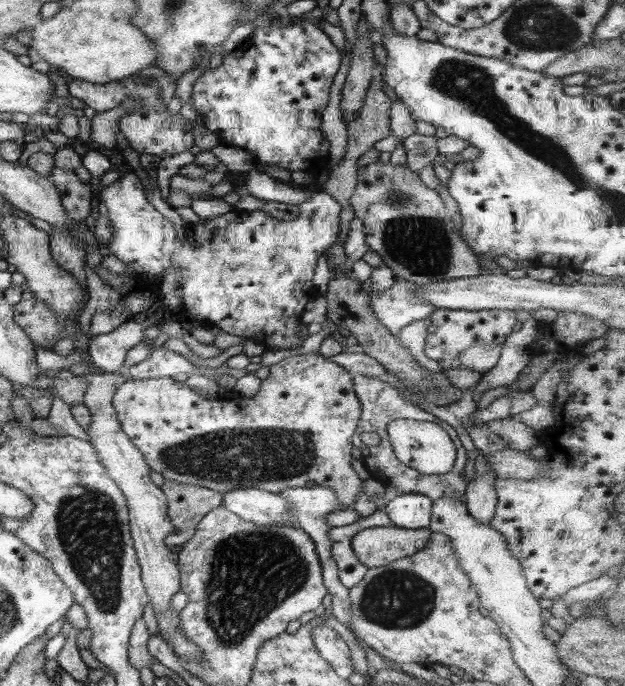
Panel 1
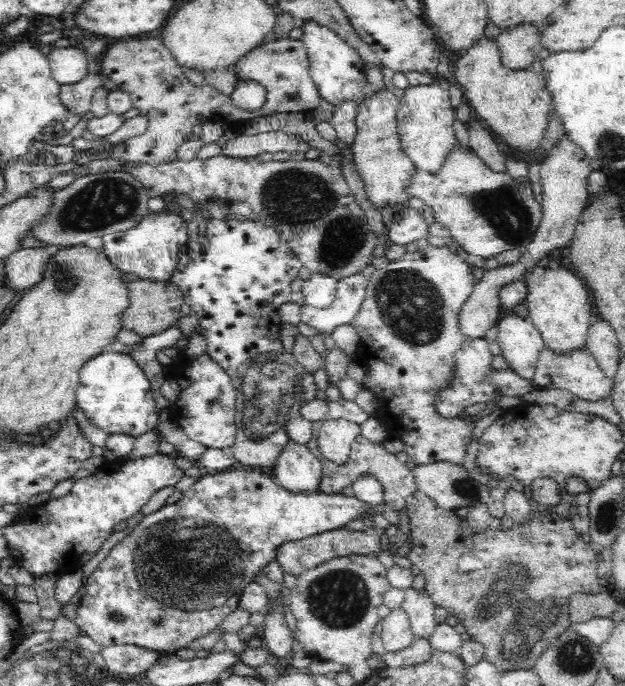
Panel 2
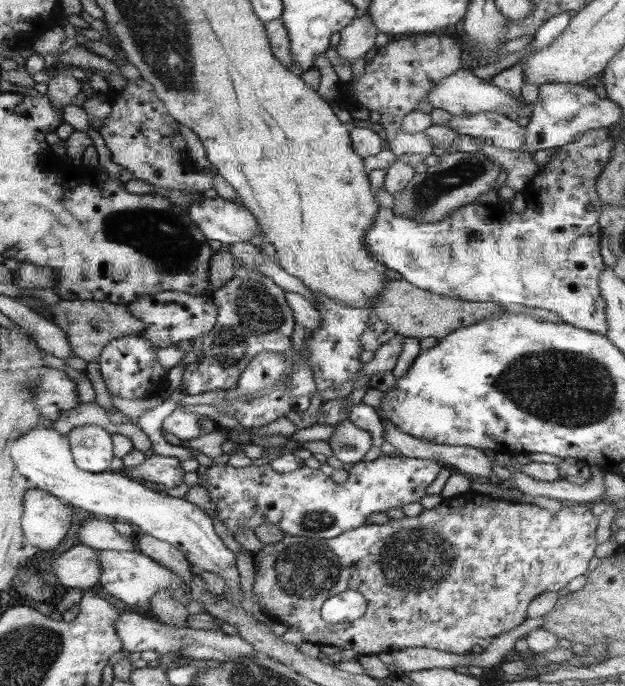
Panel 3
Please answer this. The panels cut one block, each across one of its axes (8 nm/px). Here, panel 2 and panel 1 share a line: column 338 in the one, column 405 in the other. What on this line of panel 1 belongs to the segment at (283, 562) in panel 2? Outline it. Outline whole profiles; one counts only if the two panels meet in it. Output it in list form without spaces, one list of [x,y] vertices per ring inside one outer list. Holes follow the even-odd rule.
[[[374,527],[356,533],[351,545],[364,566],[376,568],[416,554],[430,545],[430,535],[429,528]]]

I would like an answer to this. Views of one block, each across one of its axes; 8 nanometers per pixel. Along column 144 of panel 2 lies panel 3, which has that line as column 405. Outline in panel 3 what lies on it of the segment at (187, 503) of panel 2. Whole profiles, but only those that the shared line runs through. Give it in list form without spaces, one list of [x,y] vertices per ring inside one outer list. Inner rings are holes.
[[[469,490],[462,495],[442,500],[442,502],[432,509],[424,509],[420,514],[413,517],[402,517],[401,519],[390,518],[384,524],[363,524],[339,534],[336,538],[326,539],[308,539],[302,536],[284,535],[282,541],[273,545],[265,544],[260,551],[252,553],[253,565],[255,566],[254,581],[254,601],[262,606],[262,610],[274,621],[285,624],[290,628],[296,626],[302,630],[306,641],[320,645],[339,646],[346,650],[354,650],[360,655],[372,655],[379,652],[394,653],[403,648],[434,648],[442,652],[451,652],[452,654],[471,653],[474,646],[488,648],[490,643],[505,632],[514,630],[527,619],[526,611],[528,605],[543,592],[558,592],[568,586],[570,580],[586,575],[589,570],[590,560],[594,556],[597,546],[595,537],[599,517],[595,516],[590,505],[587,504],[569,504],[565,502],[563,507],[556,512],[540,508],[535,504],[518,503],[506,501],[502,498],[494,498],[490,495],[477,493]],[[347,590],[357,590],[367,601],[367,609],[362,618],[330,624],[321,617],[321,606],[324,602],[336,594],[346,592]]]

